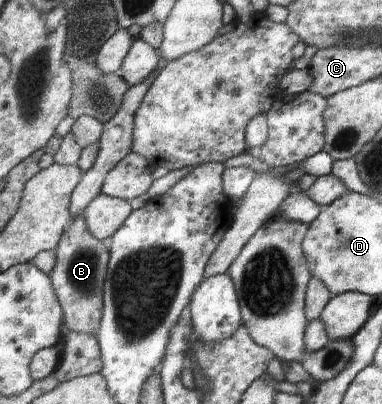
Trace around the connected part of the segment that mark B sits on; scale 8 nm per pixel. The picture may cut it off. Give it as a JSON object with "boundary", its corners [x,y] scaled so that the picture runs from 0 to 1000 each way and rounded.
{"boundary":[[[217,525],[183,540],[181,562],[165,574],[162,594],[147,611],[144,658],[131,678],[173,780],[175,819],[243,829],[259,817],[275,762],[275,698],[285,636],[270,599],[236,574]]]}

